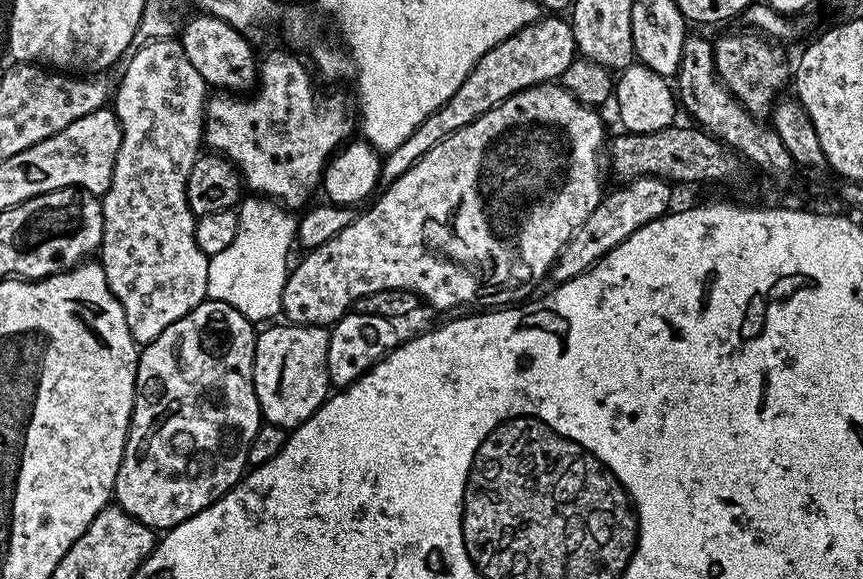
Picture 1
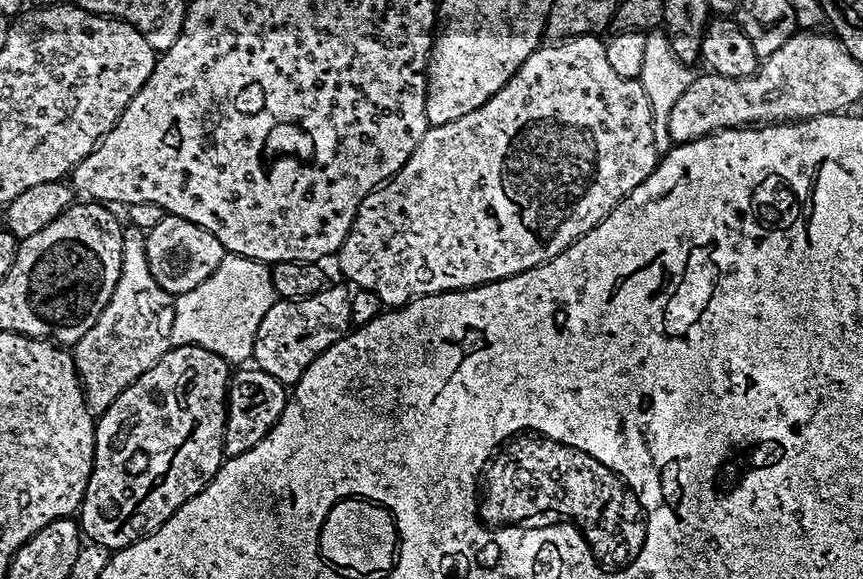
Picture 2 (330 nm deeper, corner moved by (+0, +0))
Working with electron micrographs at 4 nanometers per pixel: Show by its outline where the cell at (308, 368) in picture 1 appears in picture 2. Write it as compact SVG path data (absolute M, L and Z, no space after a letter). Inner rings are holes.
M343 283L326 286L310 298L301 300L277 299L266 310L256 331L251 359L255 367L278 378L285 386L295 385L302 374L334 342L338 342L349 331L352 324L352 297Z

